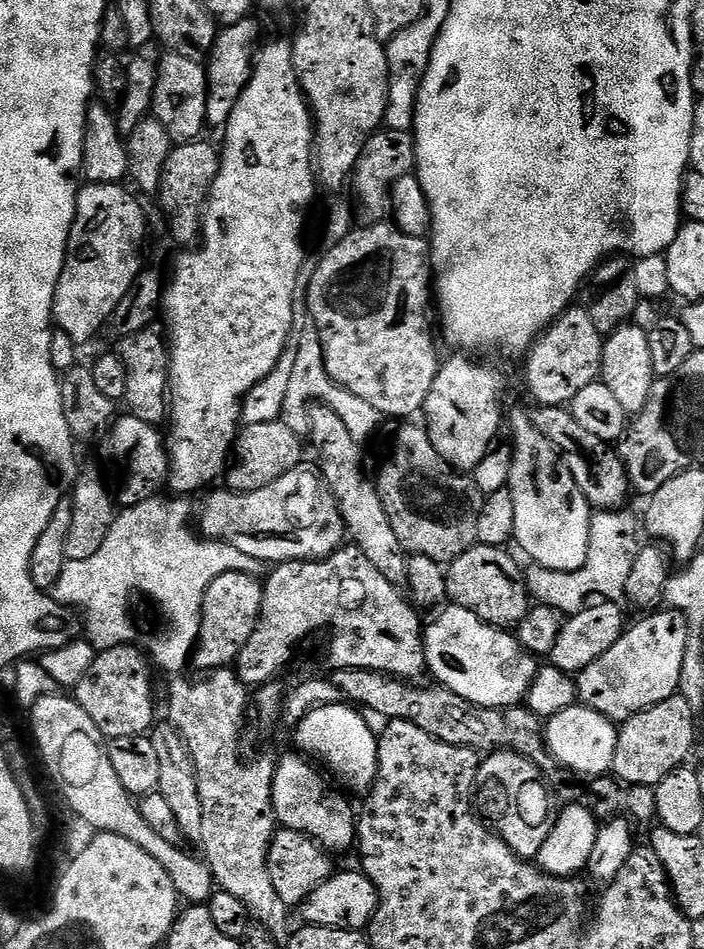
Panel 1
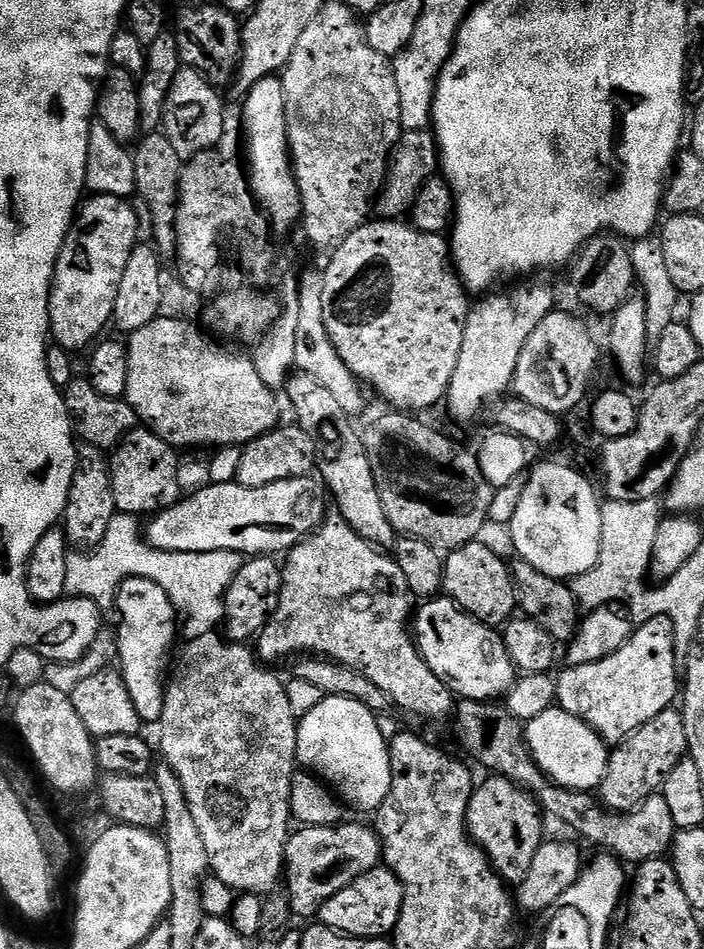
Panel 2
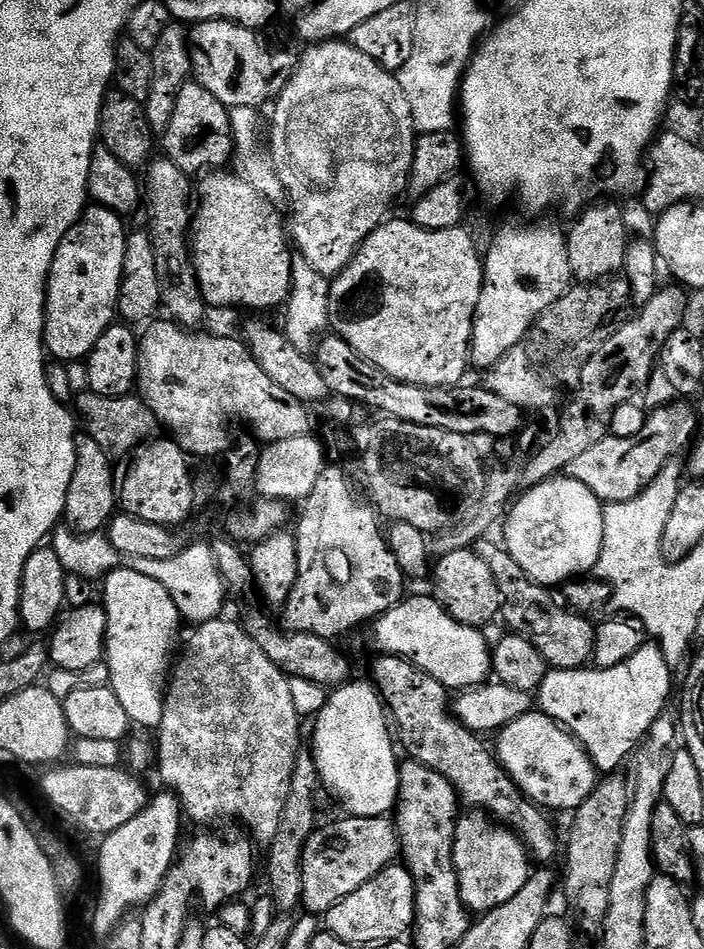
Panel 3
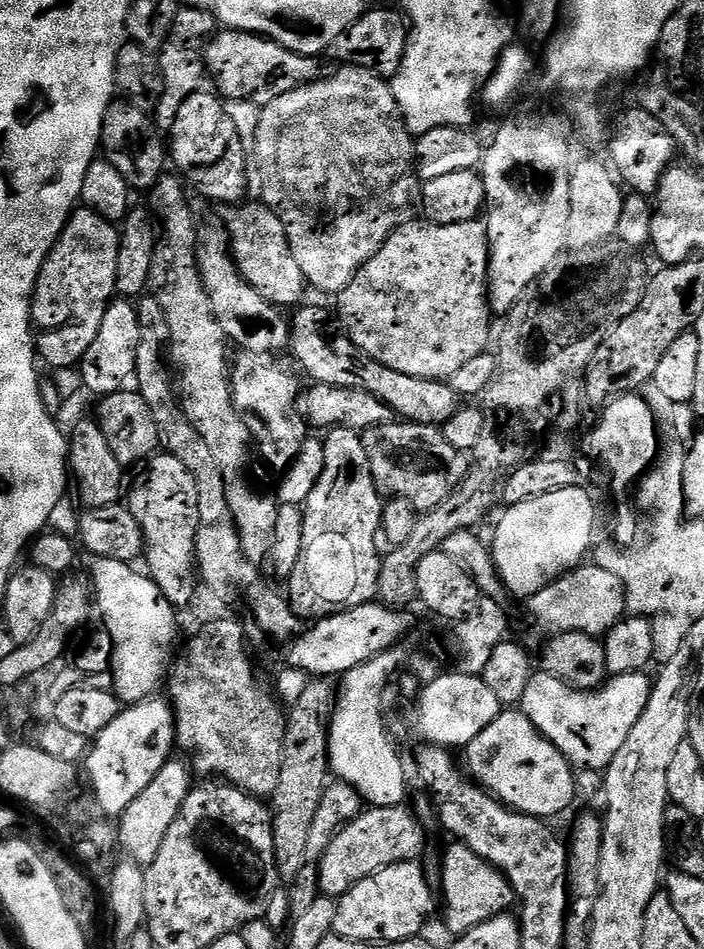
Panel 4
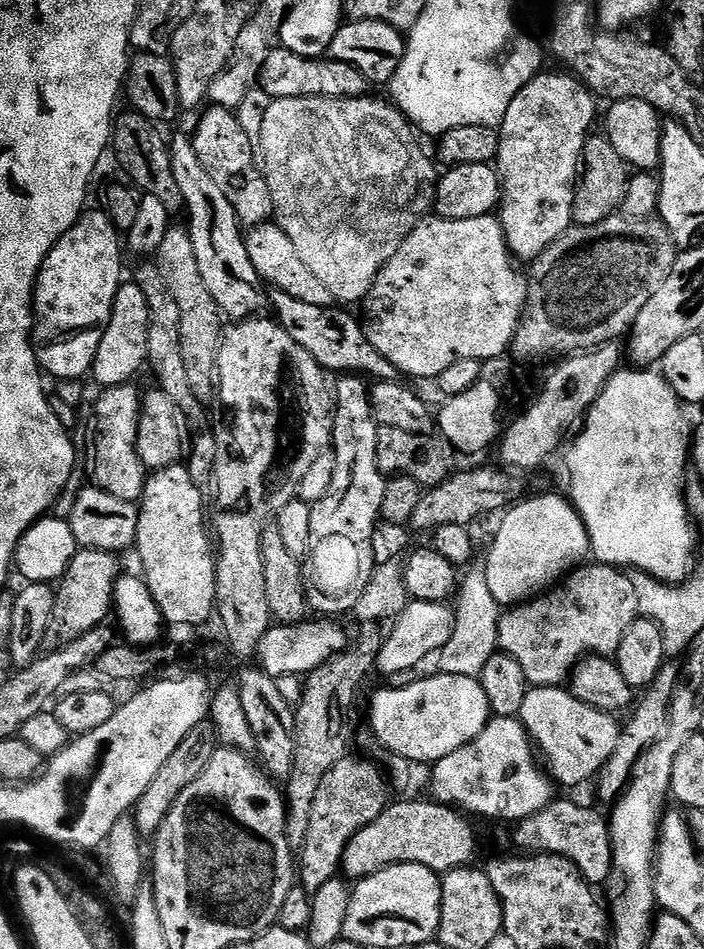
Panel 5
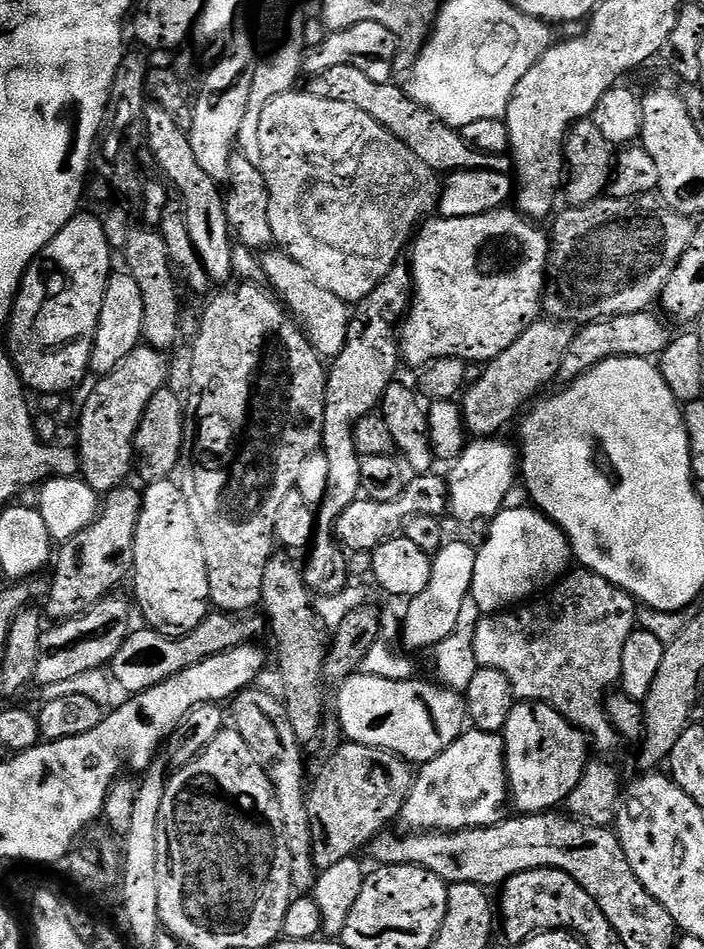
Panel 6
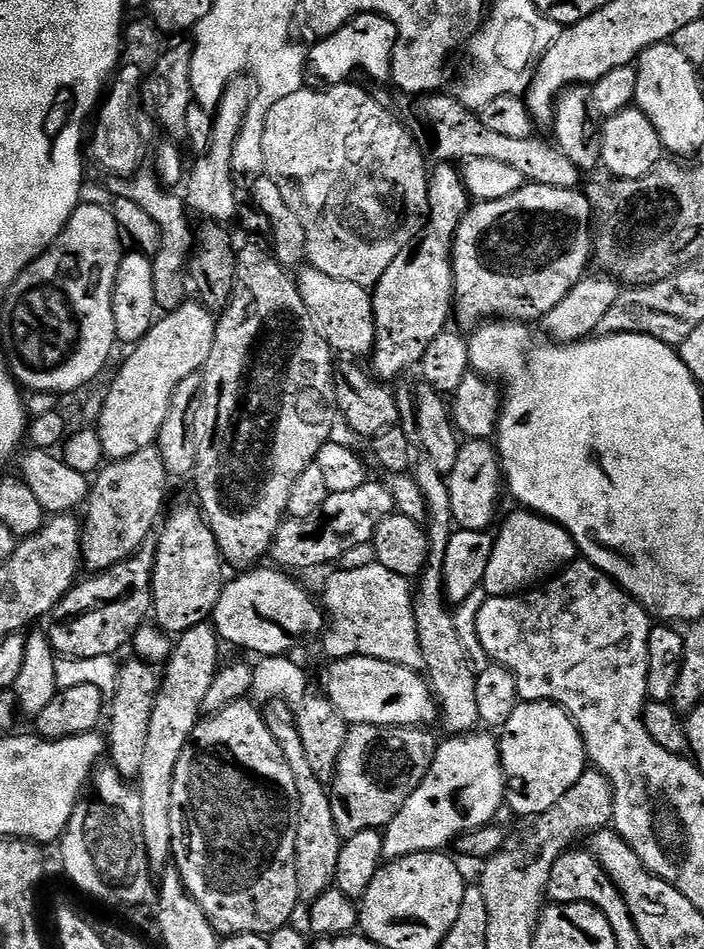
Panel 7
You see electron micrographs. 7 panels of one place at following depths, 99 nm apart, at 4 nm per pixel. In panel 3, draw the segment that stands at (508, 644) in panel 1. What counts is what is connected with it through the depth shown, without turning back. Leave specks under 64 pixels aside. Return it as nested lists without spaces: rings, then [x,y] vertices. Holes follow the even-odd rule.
[[[412,596],[388,612],[377,616],[372,628],[372,644],[377,653],[400,656],[449,690],[467,690],[483,684],[493,675],[492,648],[483,631],[455,620],[440,601],[428,596]]]

